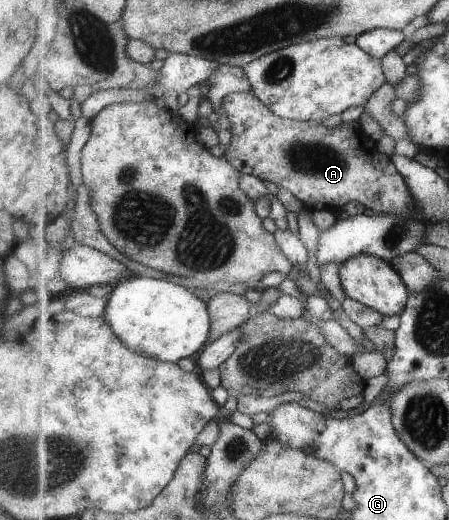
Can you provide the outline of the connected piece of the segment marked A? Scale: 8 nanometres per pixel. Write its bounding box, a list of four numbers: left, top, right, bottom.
[221,92,415,215]

